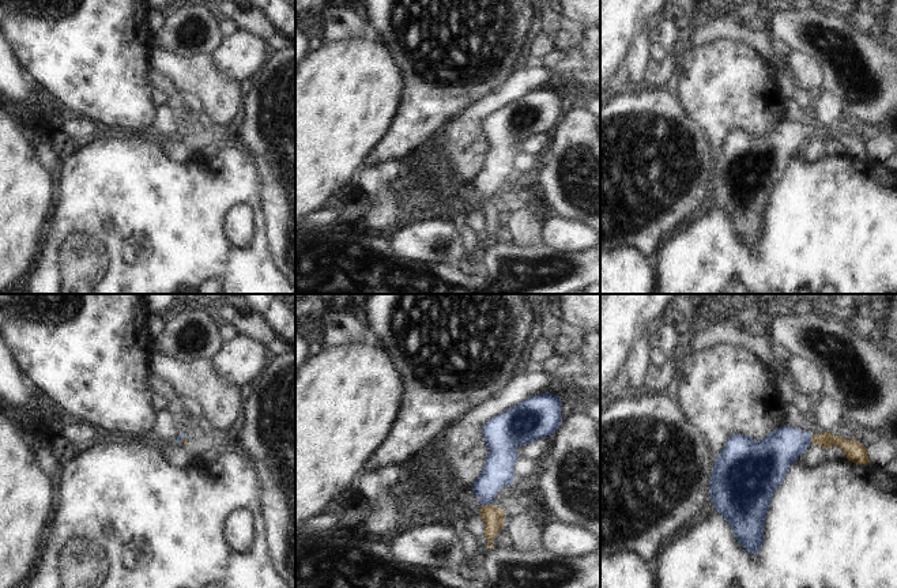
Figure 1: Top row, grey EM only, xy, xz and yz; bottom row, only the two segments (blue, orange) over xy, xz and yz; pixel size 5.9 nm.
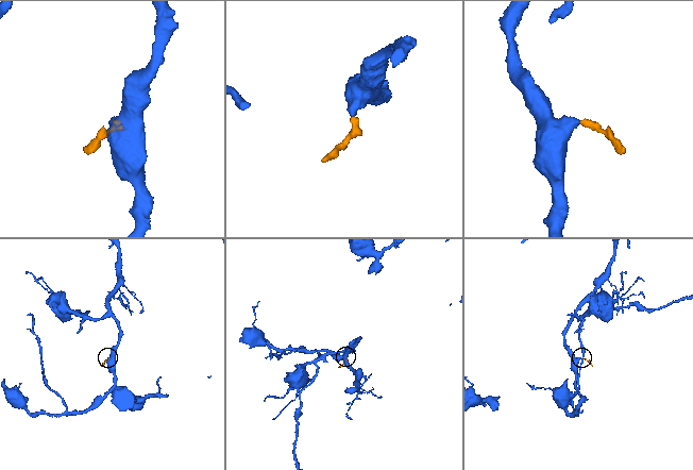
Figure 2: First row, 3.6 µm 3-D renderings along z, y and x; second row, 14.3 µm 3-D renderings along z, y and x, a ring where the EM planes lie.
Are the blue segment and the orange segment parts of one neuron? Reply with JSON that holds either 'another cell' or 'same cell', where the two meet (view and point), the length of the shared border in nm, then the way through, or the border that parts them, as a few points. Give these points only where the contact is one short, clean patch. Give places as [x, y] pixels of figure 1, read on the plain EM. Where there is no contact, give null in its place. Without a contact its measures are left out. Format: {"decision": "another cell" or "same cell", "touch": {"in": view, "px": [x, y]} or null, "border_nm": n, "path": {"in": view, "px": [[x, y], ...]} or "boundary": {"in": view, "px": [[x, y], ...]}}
{"decision": "same cell", "touch": {"in": "xz", "px": [487, 198]}, "border_nm": 60, "path": {"in": "xz", "px": [[497, 166], [487, 178], [487, 198], [487, 206], [493, 211]]}}

